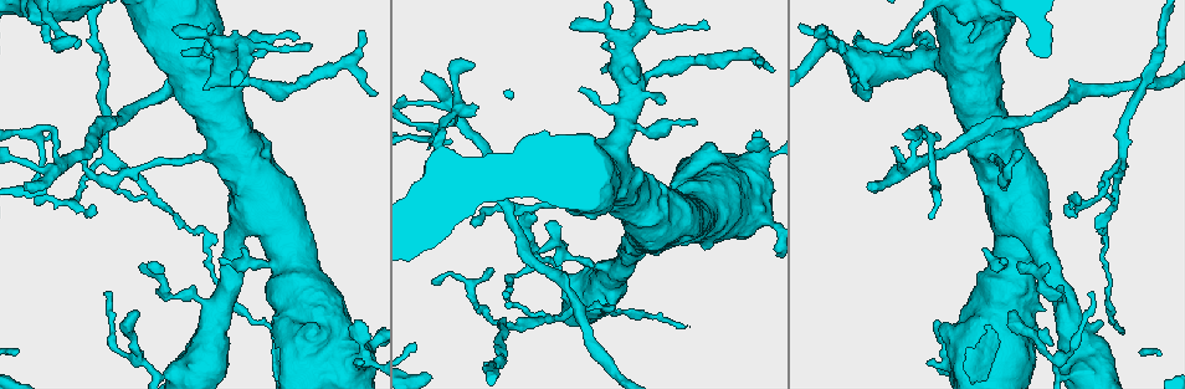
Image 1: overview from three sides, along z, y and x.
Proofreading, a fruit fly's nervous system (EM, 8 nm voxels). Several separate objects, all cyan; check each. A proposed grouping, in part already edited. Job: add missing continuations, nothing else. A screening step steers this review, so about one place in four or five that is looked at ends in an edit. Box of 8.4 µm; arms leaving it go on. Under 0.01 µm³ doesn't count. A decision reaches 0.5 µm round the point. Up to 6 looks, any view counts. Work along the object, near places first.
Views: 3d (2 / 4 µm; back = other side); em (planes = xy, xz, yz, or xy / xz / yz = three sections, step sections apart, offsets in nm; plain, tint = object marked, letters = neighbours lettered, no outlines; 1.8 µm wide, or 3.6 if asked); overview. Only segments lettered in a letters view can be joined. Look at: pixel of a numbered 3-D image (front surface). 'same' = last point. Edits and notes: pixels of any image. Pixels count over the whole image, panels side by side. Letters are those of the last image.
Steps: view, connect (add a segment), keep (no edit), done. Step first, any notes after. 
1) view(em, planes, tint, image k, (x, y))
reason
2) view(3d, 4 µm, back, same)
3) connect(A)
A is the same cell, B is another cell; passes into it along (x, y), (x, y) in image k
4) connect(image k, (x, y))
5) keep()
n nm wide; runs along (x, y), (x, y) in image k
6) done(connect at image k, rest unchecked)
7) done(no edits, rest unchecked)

view(3d, 4 µm, image 1, (681, 325))
branch stops here

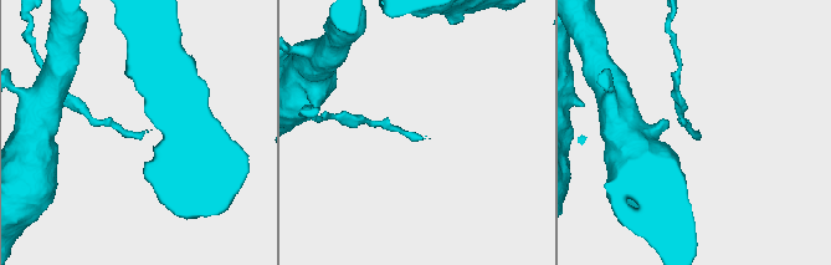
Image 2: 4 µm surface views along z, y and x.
view(em, planes, letters, image 2, (697, 139))

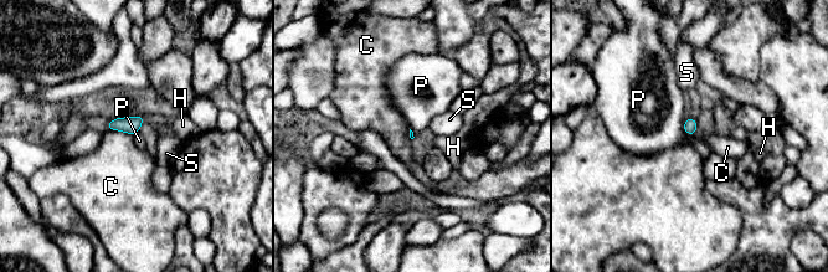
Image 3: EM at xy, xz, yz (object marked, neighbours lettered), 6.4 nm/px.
connect(H)
C touches over 180 nm; H is the same cell, C, P and S are other cells; passes into it along (132, 124), (144, 118), (181, 124) in image 3; it goes on there

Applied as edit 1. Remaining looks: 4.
view(em, planes, letters, image 1, (535, 217))
an open end

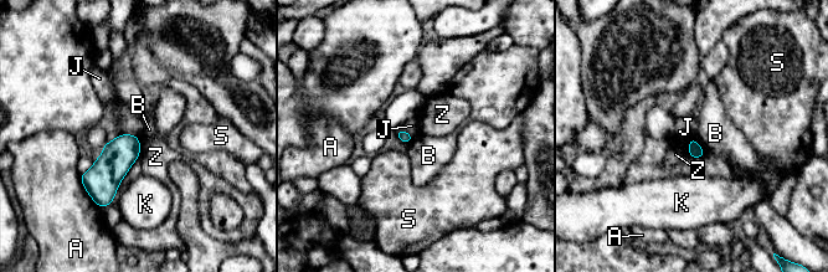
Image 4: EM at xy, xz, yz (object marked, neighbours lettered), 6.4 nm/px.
keep()
A, B, J, K, S and Z are other cells; border along (397, 128), (409, 132), (414, 137) in image 4; none of them fits

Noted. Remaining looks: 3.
view(em, 3.6 µm, planes, tint, image 1, (31, 188))
free end

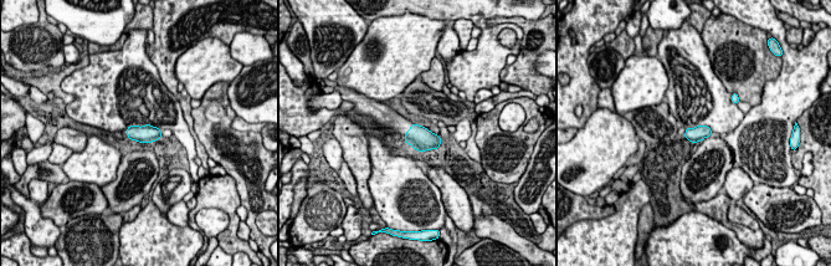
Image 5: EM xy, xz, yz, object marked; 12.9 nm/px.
view(em, 3.6 µm, planes, letters, same)
see the neighbours

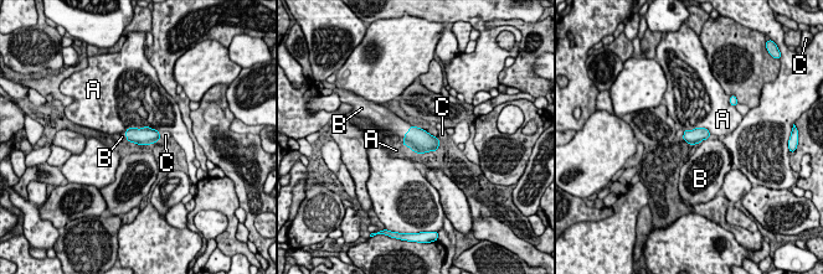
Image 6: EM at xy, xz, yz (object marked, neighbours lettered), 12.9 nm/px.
connect(B)
B is the same cell, A and C are other cells; it goes on there

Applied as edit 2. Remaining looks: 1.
done(connect at image 3, connect at image 6, rest unchecked)

